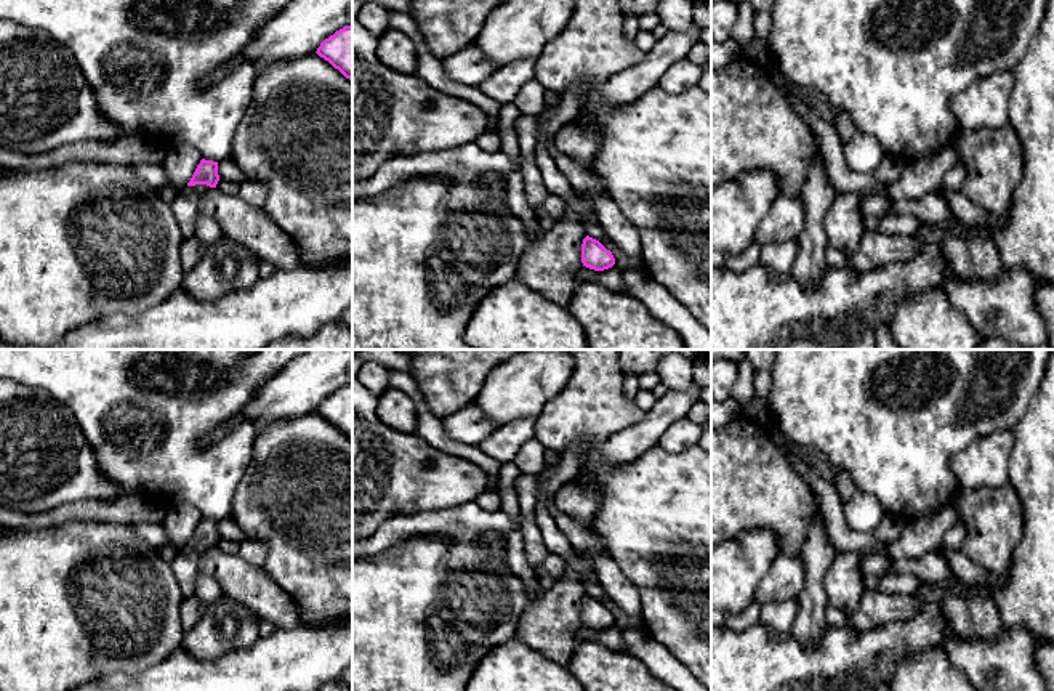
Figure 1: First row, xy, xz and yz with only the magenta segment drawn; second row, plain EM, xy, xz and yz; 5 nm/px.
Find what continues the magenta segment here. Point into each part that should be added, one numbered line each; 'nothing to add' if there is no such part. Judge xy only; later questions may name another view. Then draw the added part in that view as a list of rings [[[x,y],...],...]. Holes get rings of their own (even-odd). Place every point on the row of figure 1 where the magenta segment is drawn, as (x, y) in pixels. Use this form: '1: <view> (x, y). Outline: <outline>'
1: xy (185, 207). Outline: [[[195,184],[195,186],[183,186],[178,189],[178,196],[170,204],[171,212],[181,228],[183,239],[189,239],[194,236],[195,220],[199,215],[199,200],[210,186]]]

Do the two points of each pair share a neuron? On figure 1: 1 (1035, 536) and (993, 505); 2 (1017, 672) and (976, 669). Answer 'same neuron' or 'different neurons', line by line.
1: different neurons
2: same neuron

